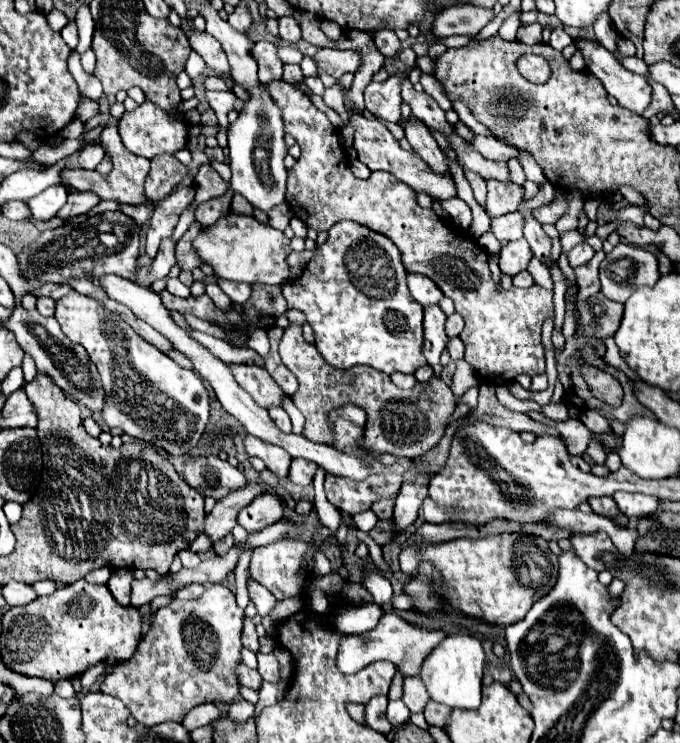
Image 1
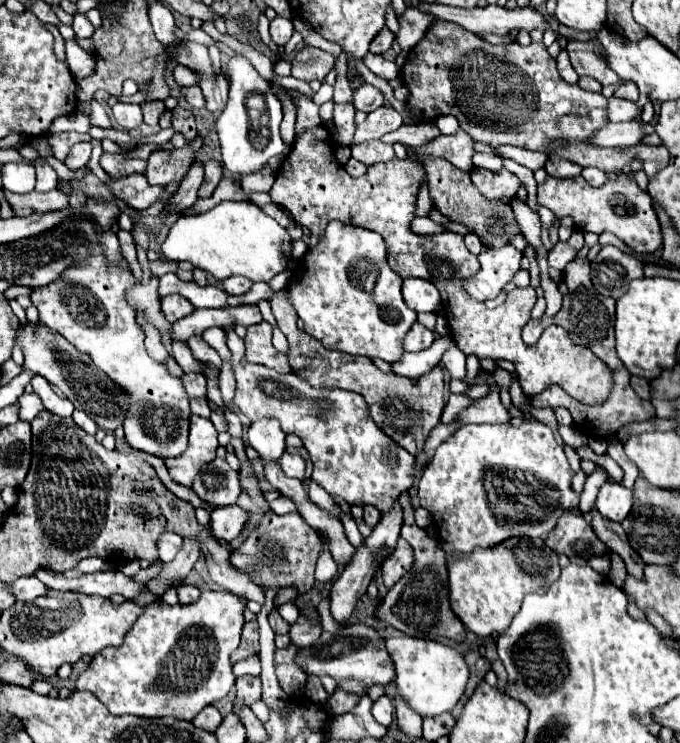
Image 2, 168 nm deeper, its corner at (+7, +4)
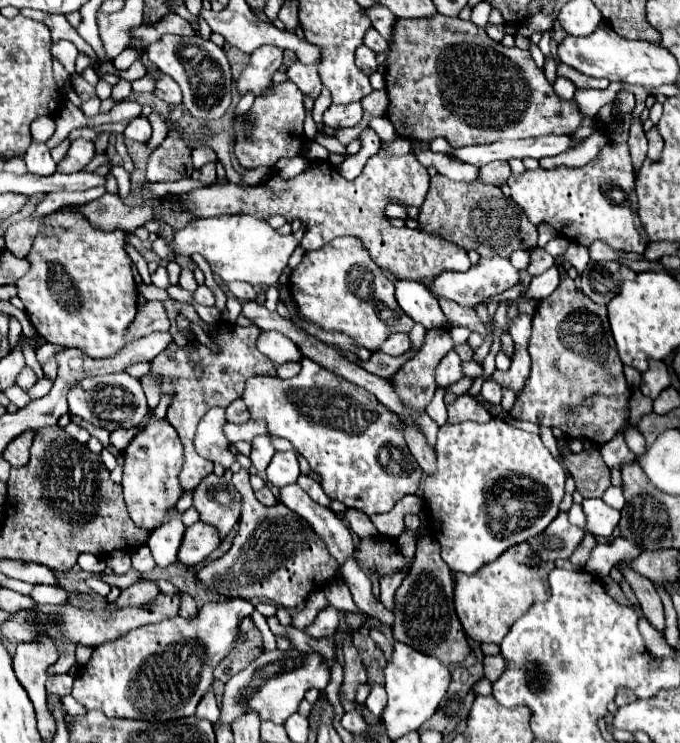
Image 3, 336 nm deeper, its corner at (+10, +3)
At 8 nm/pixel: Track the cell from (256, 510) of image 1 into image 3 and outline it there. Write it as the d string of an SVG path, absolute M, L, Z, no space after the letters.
M198 521L186 529L182 549L178 551L178 559L184 565L194 567L194 565L202 563L214 549L218 549L218 545L220 545L218 529Z

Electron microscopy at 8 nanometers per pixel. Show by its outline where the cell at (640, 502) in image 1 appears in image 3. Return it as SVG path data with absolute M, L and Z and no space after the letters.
M584 499L582 507L586 513L586 531L600 537L610 537L620 521L620 511L606 505L602 499Z

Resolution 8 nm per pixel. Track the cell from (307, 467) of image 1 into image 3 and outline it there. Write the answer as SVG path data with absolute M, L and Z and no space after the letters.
M284 451L284 453L276 453L266 469L266 475L268 475L268 481L276 487L282 487L282 485L288 485L288 483L294 483L300 475L300 469L298 469L298 457L294 451Z

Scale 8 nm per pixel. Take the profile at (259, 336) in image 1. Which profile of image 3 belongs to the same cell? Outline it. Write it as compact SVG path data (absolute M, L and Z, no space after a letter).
M158 267L156 273L152 275L152 285L160 287L160 289L168 289L170 287L170 279L168 279L168 271L164 267Z

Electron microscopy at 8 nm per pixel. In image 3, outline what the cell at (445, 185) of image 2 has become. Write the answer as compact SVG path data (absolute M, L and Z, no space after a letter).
M434 175L430 181L430 193L420 207L422 231L438 233L448 241L458 243L462 249L474 249L480 257L510 257L512 251L530 251L536 247L538 231L528 221L526 213L506 197L500 187L484 185L480 181L450 181L442 175Z

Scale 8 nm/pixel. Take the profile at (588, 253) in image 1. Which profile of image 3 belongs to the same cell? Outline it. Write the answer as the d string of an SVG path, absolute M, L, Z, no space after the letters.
M534 249L530 253L530 265L528 265L528 273L534 275L542 275L544 271L548 271L554 265L554 257L550 253L546 253L544 249Z

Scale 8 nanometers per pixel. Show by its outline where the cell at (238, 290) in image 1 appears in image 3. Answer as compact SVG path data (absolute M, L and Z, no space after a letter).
M232 281L232 283L228 283L228 289L230 289L230 293L232 293L238 301L252 301L252 299L256 299L256 295L258 295L258 289L254 291L254 287L252 287L250 283Z

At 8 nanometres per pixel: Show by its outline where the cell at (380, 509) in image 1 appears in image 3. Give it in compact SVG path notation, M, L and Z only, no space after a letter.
M348 509L348 511L346 511L346 519L348 519L348 523L350 523L350 529L352 529L358 537L366 539L366 537L376 537L376 535L378 535L378 531L374 529L374 523L370 521L370 517L368 517L366 513L362 513L362 511L358 511L358 509Z

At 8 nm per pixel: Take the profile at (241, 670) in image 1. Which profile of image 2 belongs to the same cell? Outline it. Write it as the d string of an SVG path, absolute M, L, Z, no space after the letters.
M239 678L235 686L237 686L235 708L241 708L241 706L251 708L251 704L261 698L261 680L259 678Z

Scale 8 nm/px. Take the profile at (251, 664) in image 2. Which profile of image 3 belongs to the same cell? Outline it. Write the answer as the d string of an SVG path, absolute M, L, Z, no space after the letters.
M274 649L274 651L264 651L258 659L254 659L242 673L236 673L234 677L230 677L230 681L226 683L226 689L224 689L224 699L222 699L222 713L220 713L220 721L216 723L216 725L220 725L220 723L232 723L236 717L240 717L242 713L246 713L246 709L258 709L258 713L260 713L260 719L270 719L270 721L274 721L274 723L284 723L292 713L296 713L298 711L298 703L304 699L304 693L308 691L308 689L312 689L312 687L316 687L318 691L324 691L326 689L326 685L330 683L330 665L328 665L328 661L326 661L326 657L322 657L320 653L304 653L304 651L296 651L296 649L290 649L290 651L280 651L280 649Z

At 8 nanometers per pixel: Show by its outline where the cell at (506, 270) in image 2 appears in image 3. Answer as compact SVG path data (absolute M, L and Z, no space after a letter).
M480 257L480 261L476 265L472 265L464 273L456 273L456 271L442 273L440 277L434 279L434 285L430 285L430 289L432 289L432 293L438 293L438 295L442 295L446 299L452 299L452 301L456 301L460 305L474 307L476 303L482 303L482 301L486 301L486 299L490 299L494 295L504 293L506 289L510 289L518 281L520 281L520 275L512 267L510 259L506 259L506 257L490 257L490 259Z

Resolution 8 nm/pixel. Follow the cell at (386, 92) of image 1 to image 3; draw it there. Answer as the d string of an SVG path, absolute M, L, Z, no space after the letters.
M348 103L348 105L330 105L324 111L324 125L336 129L336 127L356 127L362 119L362 103Z

